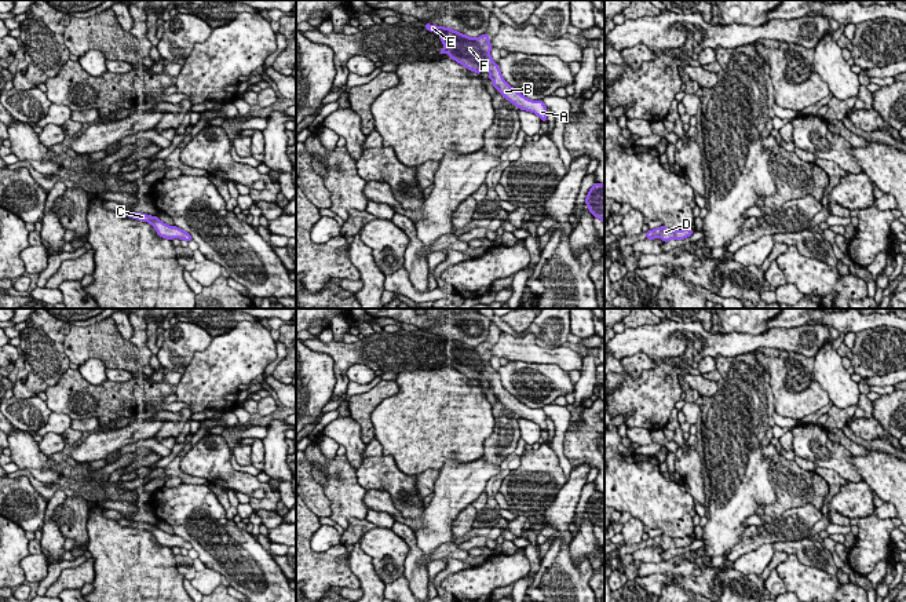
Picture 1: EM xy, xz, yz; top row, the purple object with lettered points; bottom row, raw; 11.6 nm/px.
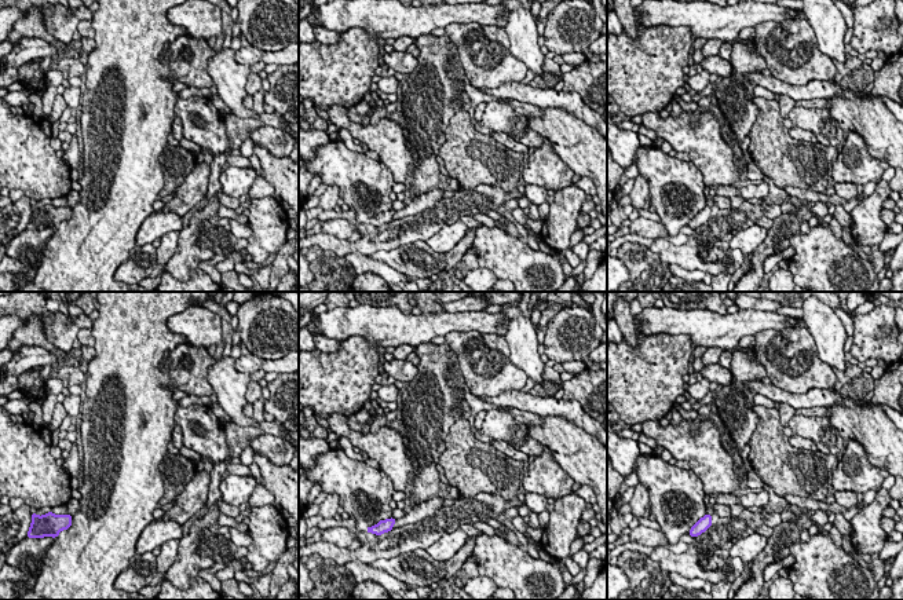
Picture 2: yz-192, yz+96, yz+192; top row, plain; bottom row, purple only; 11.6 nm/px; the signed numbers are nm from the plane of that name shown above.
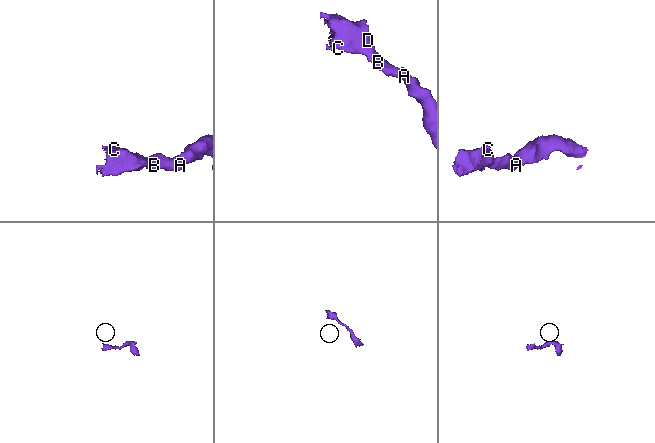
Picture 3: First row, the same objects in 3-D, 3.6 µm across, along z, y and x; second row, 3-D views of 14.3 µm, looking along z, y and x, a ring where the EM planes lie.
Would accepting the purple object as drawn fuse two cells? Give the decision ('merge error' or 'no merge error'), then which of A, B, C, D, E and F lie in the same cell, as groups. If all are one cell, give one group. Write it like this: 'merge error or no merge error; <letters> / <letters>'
no merge error; A B C D E F

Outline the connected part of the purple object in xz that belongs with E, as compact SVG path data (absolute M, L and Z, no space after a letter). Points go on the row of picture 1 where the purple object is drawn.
M425 23L425 30L439 33L439 40L443 43L443 50L439 54L449 54L450 58L471 72L481 76L481 69L486 68L493 87L511 103L520 110L527 110L537 114L541 121L547 121L547 106L542 101L531 101L515 88L512 88L501 76L498 65L492 59L489 34L482 34L476 39L465 36L457 30Z

